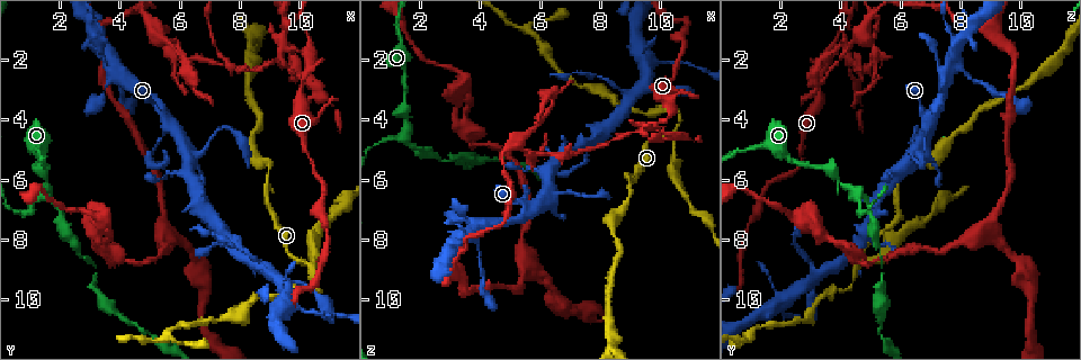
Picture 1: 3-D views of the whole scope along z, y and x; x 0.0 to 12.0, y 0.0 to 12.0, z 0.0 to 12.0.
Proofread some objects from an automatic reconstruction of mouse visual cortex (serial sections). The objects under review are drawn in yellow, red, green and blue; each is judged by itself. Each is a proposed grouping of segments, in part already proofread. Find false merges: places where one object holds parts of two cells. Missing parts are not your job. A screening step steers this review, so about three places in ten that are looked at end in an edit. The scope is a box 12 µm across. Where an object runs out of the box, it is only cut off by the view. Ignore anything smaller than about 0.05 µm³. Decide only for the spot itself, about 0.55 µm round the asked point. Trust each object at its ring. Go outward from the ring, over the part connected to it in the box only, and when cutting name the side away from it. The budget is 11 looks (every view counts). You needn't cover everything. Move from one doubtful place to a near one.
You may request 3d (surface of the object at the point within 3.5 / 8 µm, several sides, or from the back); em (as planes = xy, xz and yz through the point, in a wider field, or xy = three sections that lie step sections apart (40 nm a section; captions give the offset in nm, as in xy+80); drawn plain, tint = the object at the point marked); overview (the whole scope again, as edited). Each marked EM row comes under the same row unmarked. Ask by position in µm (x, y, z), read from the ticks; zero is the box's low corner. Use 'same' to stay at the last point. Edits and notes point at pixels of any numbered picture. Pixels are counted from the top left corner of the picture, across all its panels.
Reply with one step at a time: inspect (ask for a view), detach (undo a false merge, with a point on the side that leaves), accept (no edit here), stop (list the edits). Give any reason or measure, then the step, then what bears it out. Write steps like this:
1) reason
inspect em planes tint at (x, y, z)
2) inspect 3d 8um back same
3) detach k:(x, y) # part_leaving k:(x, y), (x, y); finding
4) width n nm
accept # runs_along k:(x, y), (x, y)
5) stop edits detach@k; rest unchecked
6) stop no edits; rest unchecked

branch point
inspect 3d 3.5um at (10.4, 9.0, 4.5)

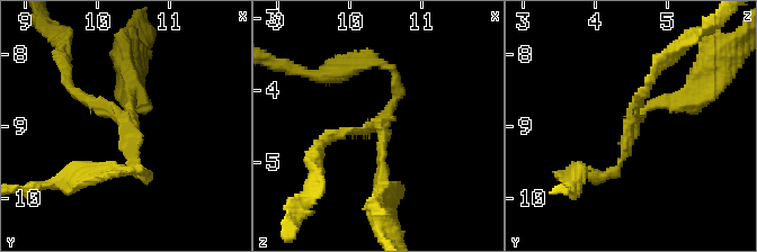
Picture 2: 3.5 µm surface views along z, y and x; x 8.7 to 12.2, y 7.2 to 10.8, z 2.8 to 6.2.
arms 3; arm_widths 150, 150, 200 nm
inspect em planes tint at (10.40, 8.95, 4.50)

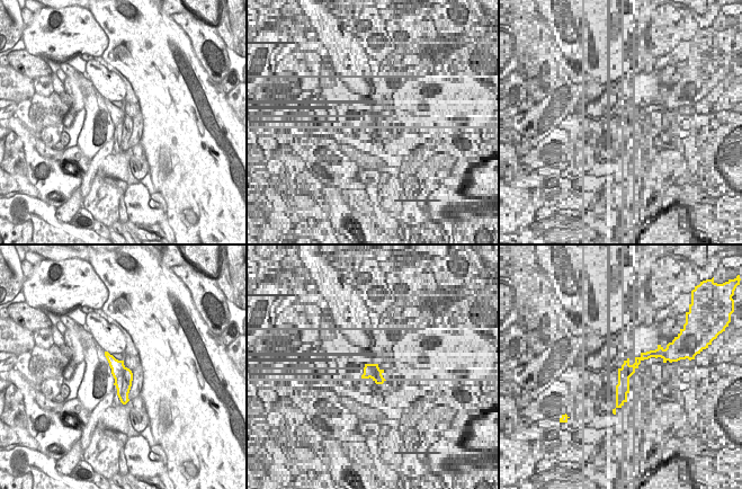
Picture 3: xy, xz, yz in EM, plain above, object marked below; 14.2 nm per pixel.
width 260 nm
accept # runs_along 2:(67, 81), (125, 122), (145, 174); continuous, no second cell

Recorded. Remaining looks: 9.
a fork
inspect 3d 3.5um back at (5.5, 11.2, 1.0)

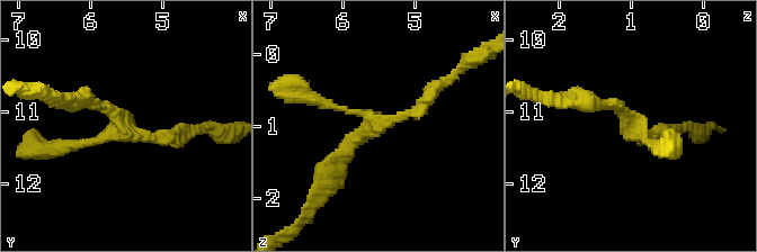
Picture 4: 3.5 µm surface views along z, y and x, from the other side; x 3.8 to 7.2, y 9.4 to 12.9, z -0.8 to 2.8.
now the EM
inspect em xy step 2 tint at (5.55, 11.20, 0.95)

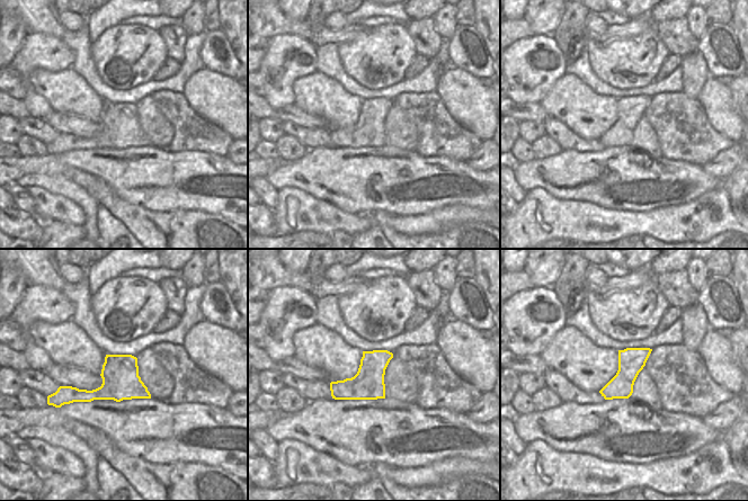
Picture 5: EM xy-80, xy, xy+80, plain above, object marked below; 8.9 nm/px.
accept # runs_along 4:(334, 173), (372, 124), (409, 116), (434, 90); continuous, no second cell

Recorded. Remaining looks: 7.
arms part here
inspect 3d 3.5um at (1.5, 6.4, 4.5)

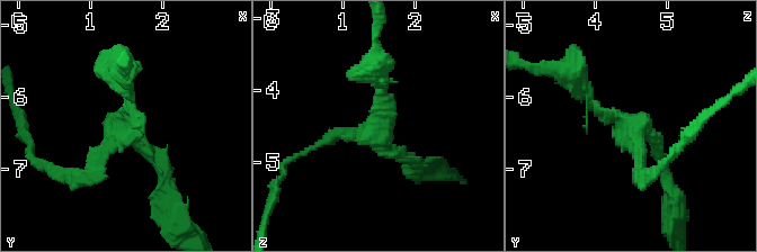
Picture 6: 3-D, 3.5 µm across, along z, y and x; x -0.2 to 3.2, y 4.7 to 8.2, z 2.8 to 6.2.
arms 3; arm_widths 100, 100, 150 nm; now the EM
inspect em xy step 3 tint at (1.60, 6.40, 4.55)

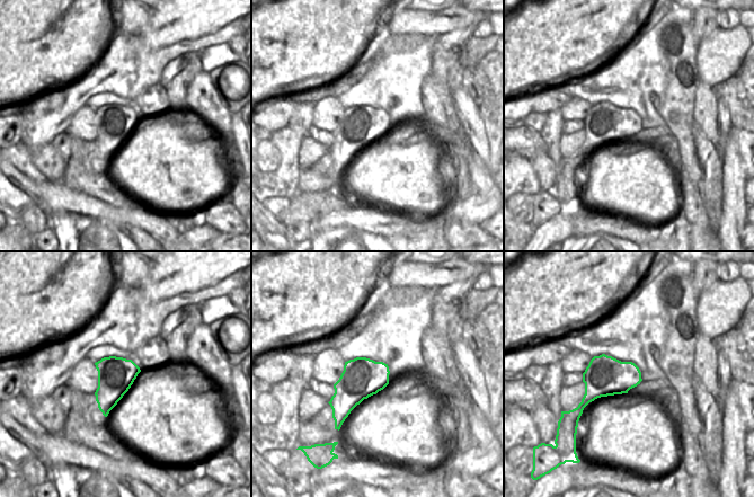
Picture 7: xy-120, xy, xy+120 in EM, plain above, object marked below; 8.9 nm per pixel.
width 360 nm
accept # runs_along 6:(576, 78), (665, 171); continuous, no second cell

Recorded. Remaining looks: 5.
sudden change in width
inspect 3d 3.5um at (9.7, 0.8, 4.2)

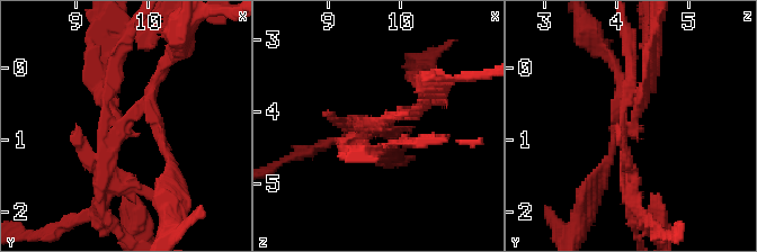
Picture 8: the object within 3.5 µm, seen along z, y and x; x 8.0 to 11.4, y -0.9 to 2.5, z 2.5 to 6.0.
now the EM
inspect em xy step 5 tint at (9.75, 0.80, 4.20)

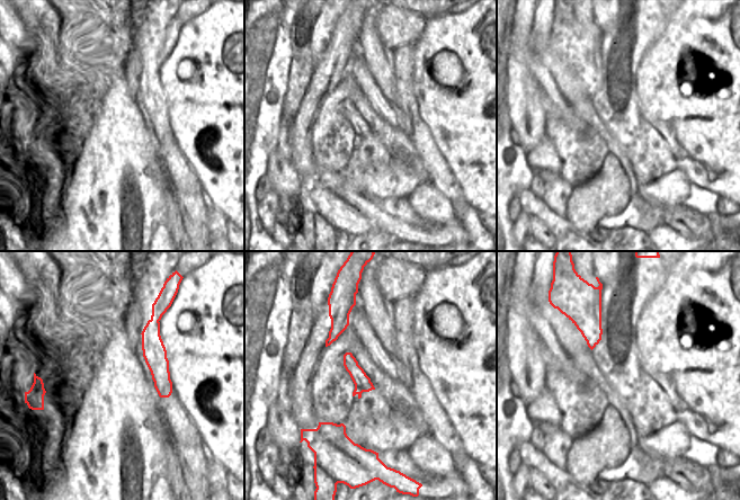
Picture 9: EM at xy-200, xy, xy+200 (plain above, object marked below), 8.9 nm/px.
detach 8:(628, 131) # part_leaving 8:(621, 108), (629, 125), (634, 205); a second cell is stuck on

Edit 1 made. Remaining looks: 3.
stop edits detach@8; rest unchecked

